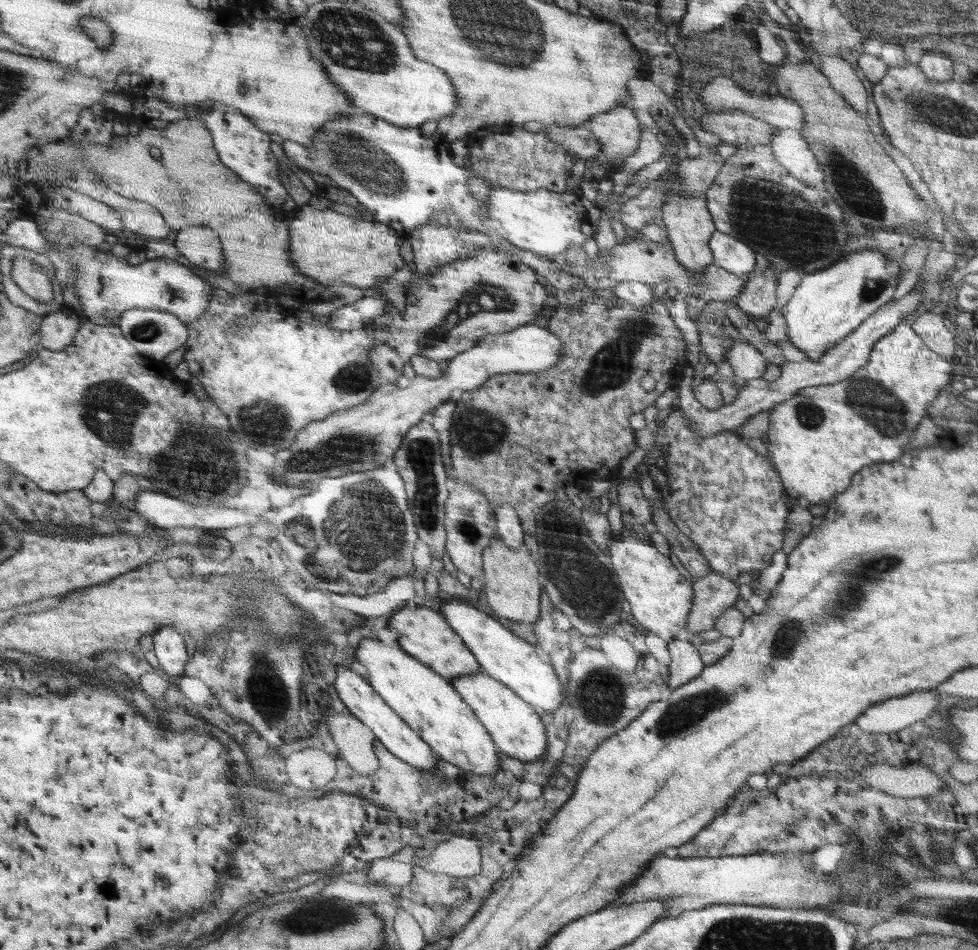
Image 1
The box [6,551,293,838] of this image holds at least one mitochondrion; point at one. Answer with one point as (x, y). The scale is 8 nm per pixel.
(268, 695)

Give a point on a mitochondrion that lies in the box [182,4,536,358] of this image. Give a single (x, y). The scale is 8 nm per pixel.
(355, 40)

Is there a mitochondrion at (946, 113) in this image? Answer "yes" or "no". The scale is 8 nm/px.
yes

